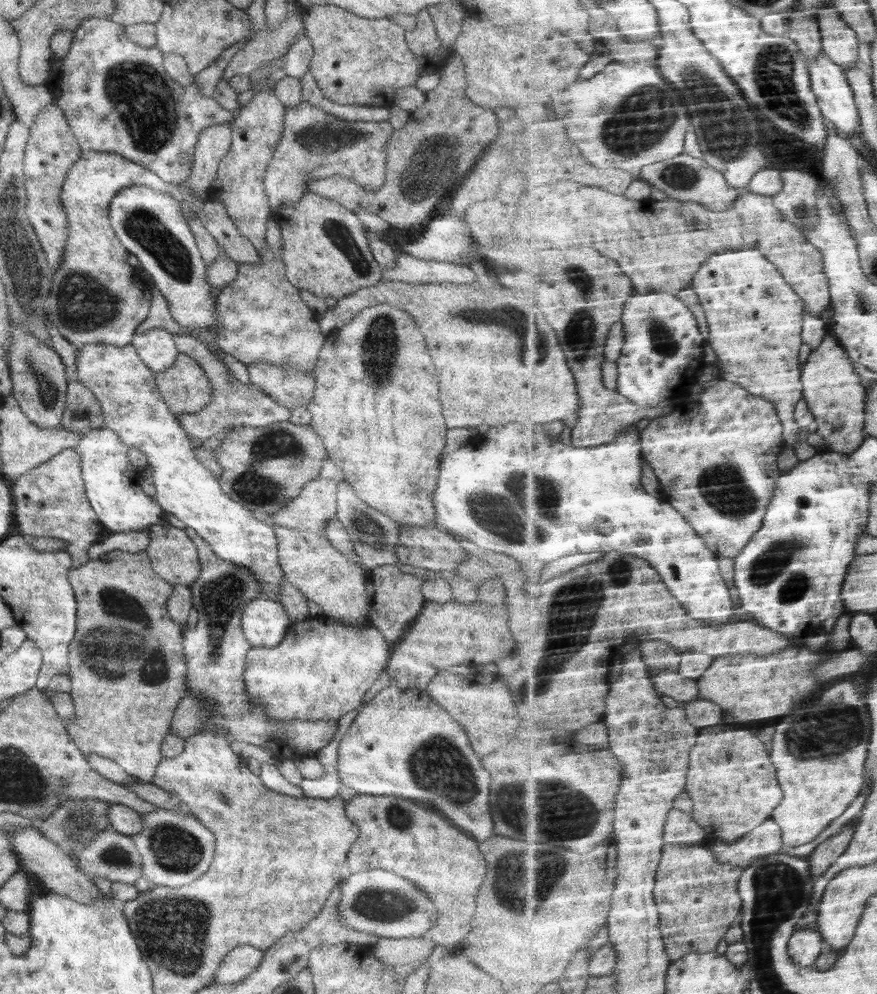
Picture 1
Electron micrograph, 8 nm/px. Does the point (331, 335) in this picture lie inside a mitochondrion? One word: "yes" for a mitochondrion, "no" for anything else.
no

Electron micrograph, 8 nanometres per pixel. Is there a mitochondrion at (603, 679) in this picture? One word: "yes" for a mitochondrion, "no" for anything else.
no

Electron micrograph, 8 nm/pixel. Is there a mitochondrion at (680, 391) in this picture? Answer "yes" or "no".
no

